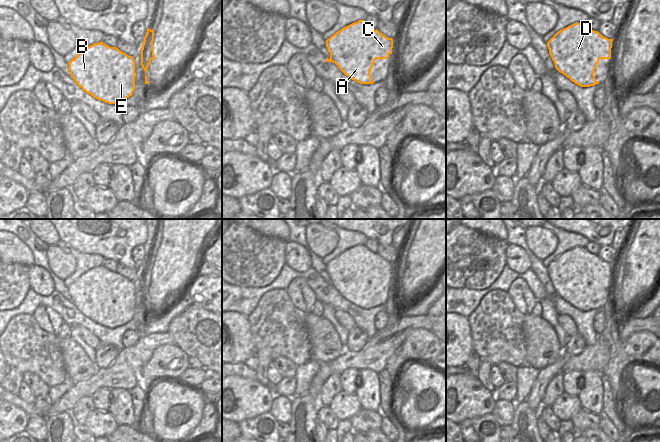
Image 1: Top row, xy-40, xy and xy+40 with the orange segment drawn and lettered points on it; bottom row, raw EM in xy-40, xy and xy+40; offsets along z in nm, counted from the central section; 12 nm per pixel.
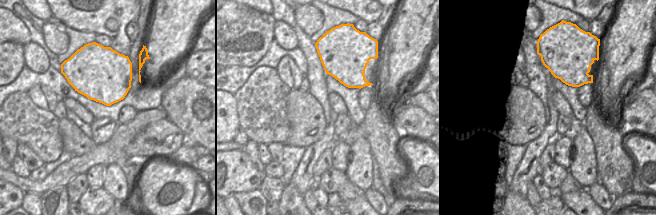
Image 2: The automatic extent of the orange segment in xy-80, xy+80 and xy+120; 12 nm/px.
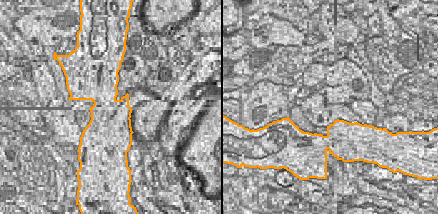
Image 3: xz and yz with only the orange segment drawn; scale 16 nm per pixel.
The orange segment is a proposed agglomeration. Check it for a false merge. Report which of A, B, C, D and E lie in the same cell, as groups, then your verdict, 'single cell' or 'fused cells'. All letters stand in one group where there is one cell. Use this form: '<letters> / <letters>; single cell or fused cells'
A B C D E; single cell

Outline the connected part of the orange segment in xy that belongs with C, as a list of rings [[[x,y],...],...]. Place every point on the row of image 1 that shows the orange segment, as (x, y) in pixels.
[[[359,20],[327,39],[326,47],[330,53],[330,58],[326,58],[326,62],[335,63],[346,76],[360,84],[373,84],[375,82],[370,75],[373,64],[376,59],[387,59],[392,54],[393,39],[371,28],[365,20]]]

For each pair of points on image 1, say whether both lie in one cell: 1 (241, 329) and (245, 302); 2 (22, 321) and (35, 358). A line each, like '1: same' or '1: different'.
1: different
2: same

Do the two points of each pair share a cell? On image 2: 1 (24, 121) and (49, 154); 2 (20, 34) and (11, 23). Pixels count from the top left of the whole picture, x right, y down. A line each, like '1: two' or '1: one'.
1: one
2: one

